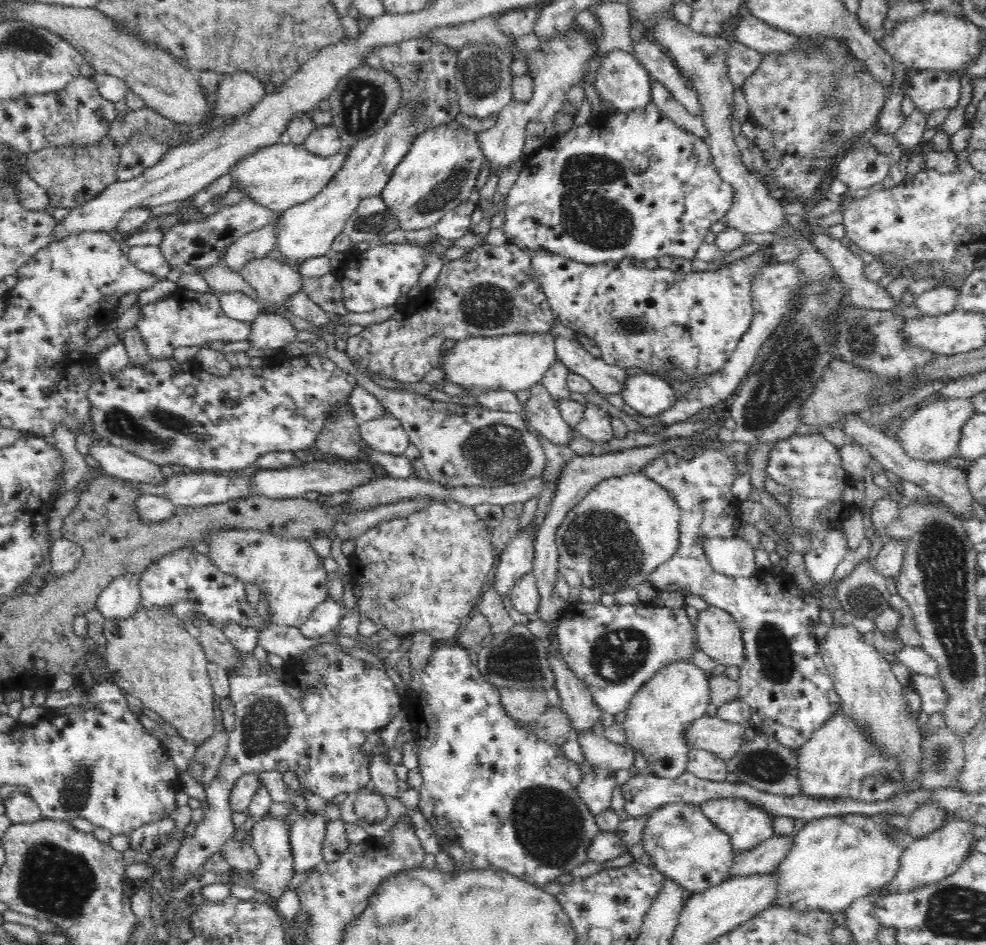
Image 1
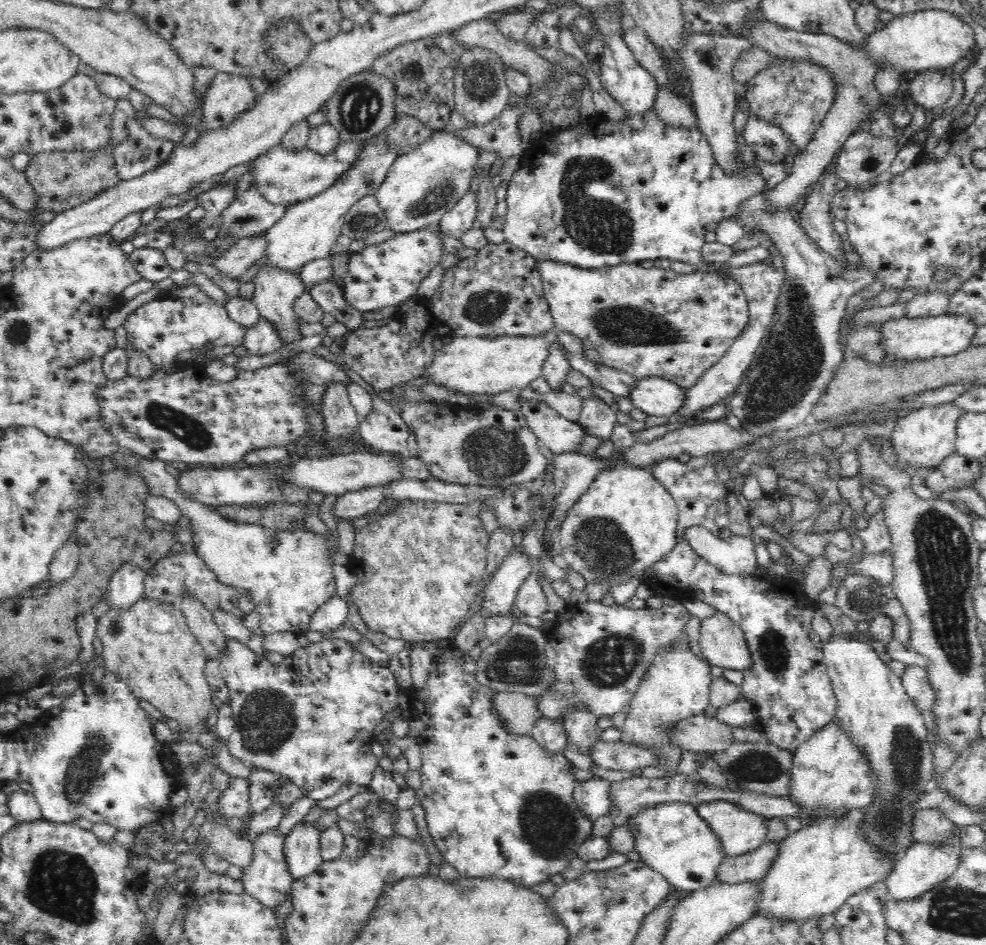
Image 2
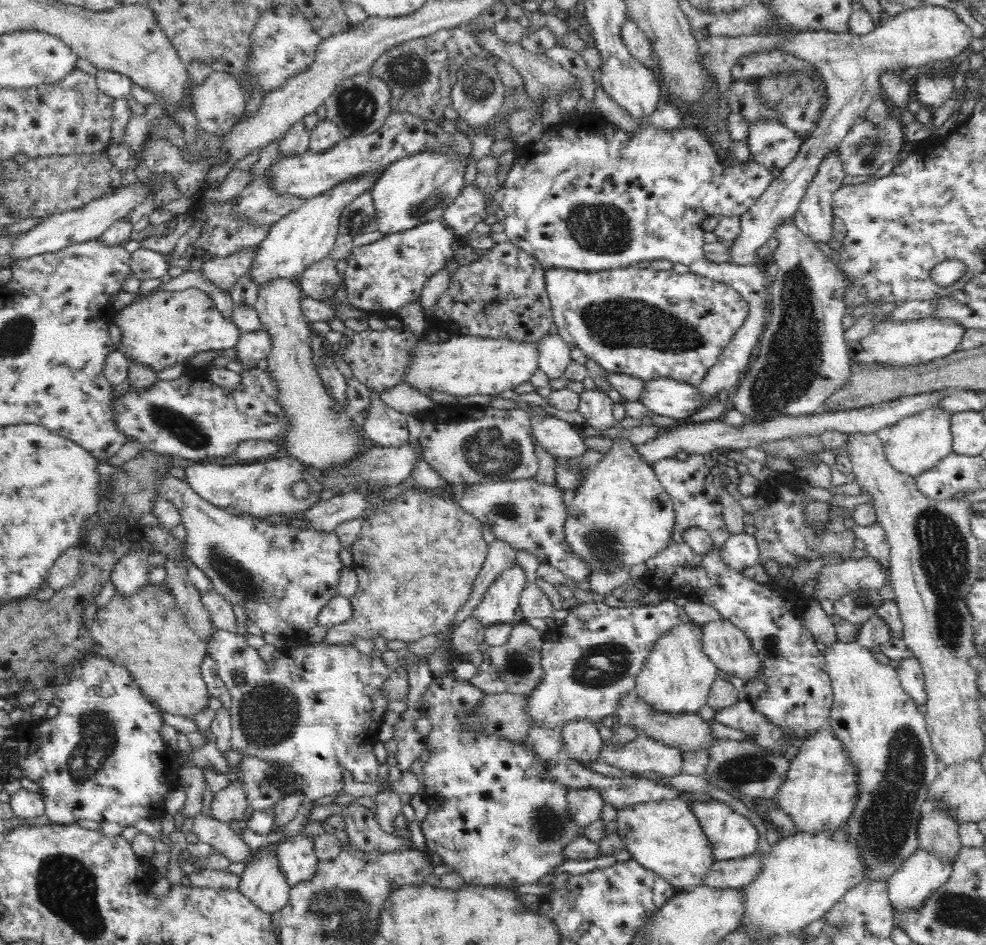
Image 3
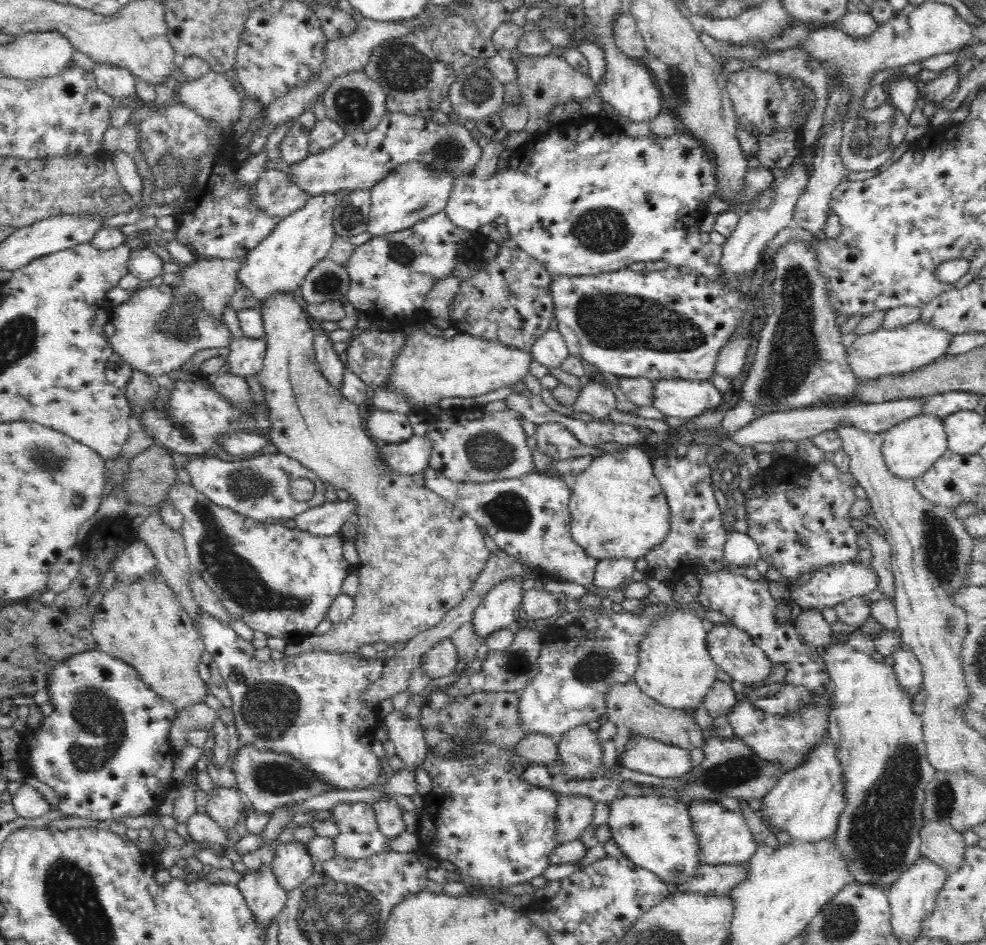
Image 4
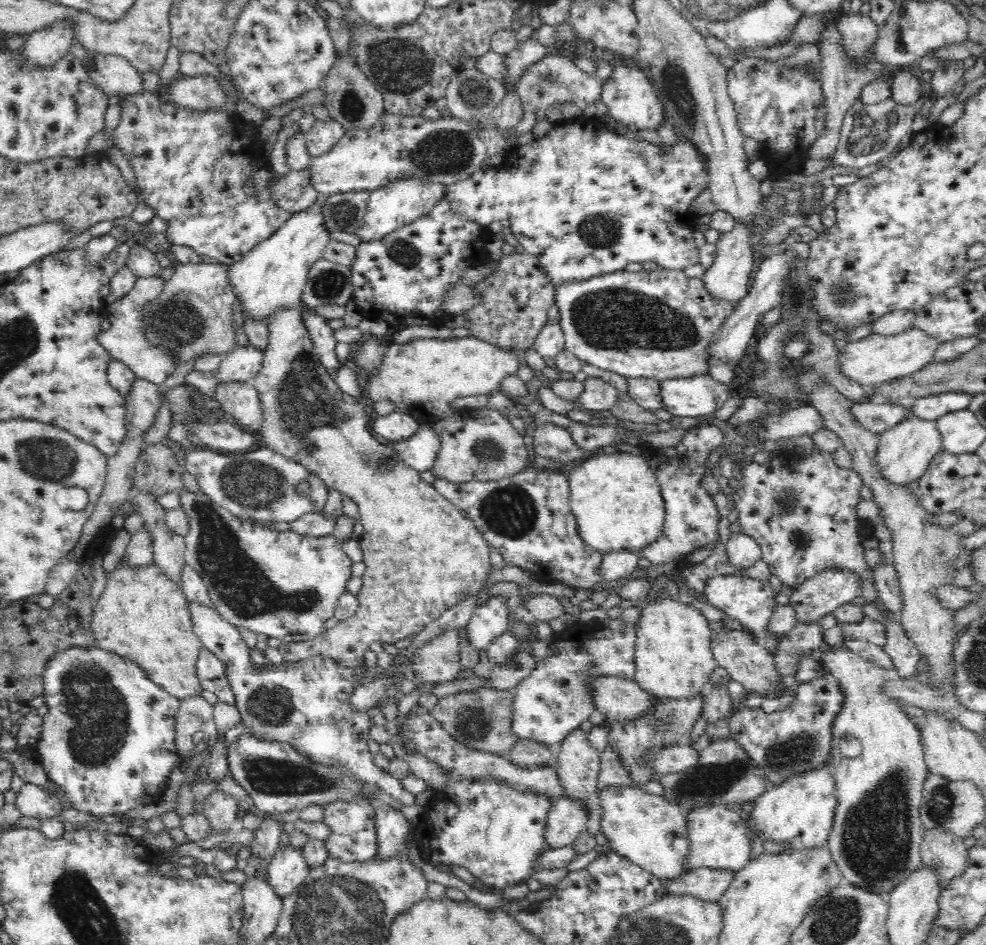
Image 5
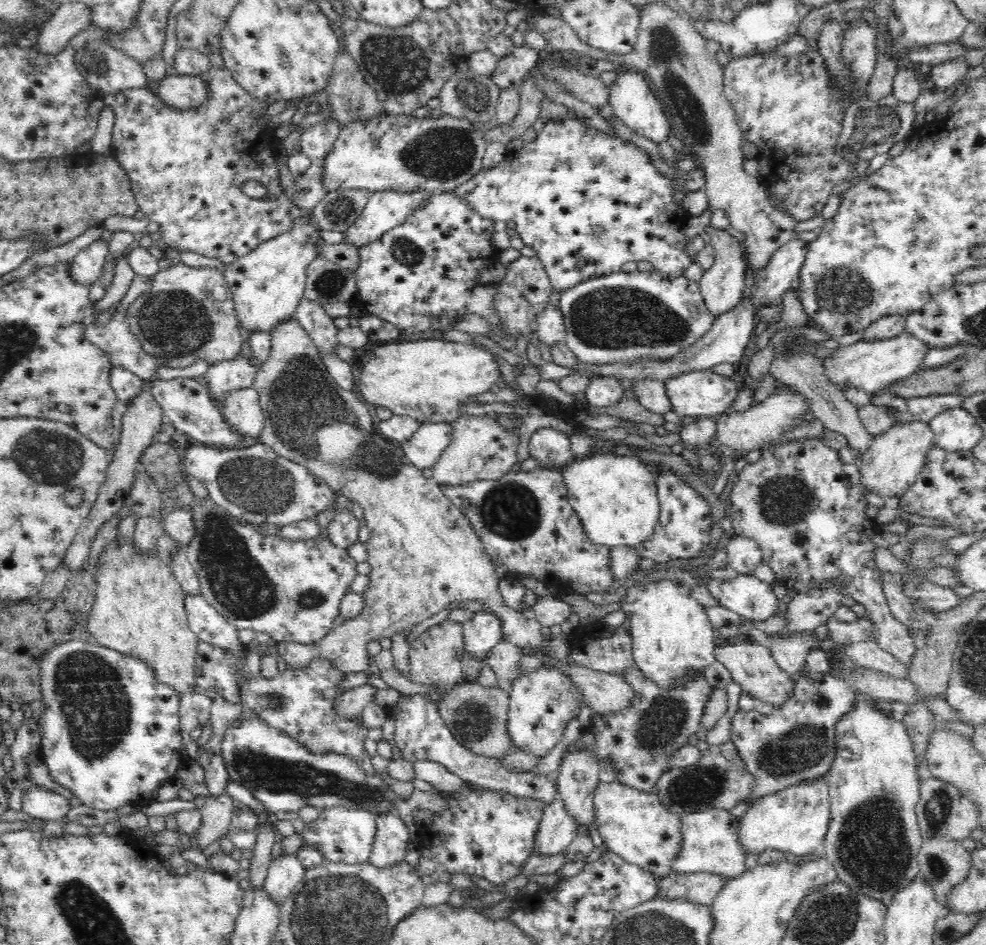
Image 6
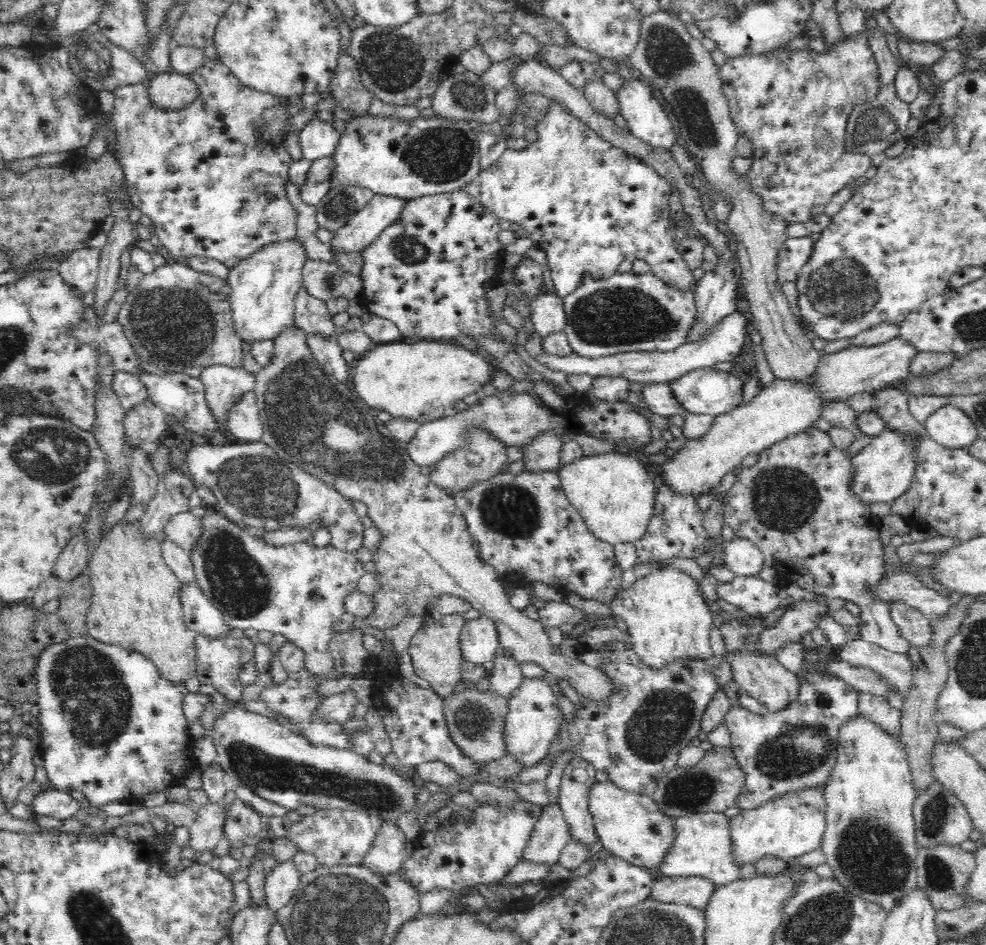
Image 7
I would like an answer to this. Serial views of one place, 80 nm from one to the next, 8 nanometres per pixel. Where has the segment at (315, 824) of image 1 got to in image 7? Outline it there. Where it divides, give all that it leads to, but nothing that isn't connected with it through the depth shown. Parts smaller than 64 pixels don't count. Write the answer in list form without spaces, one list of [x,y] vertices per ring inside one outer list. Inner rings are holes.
[[[291,860],[276,864],[264,881],[267,907],[274,913],[282,910],[296,894],[300,879],[301,874]]]

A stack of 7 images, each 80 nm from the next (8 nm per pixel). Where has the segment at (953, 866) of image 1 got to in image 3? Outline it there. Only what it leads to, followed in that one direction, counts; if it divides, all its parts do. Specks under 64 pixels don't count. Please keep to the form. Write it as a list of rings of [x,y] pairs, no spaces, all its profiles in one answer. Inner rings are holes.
[[[918,848],[894,876],[887,880],[887,891],[889,901],[892,903],[893,911],[897,916],[908,914],[908,912],[920,912],[927,904],[927,900],[935,892],[939,891],[941,886],[949,879],[953,865],[950,862],[944,862],[928,851]]]

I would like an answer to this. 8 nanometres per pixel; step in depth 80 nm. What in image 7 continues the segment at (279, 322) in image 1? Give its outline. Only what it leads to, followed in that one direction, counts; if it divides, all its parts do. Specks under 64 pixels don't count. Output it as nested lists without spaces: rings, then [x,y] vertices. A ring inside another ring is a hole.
[[[210,366],[199,379],[205,388],[205,399],[213,420],[222,431],[228,424],[228,412],[239,403],[246,392],[253,392],[255,375],[244,368]]]

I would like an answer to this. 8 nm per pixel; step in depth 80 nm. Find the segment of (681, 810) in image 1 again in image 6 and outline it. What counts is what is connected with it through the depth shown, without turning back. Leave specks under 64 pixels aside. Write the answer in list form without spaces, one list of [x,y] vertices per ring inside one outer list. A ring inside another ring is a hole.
[[[616,781],[599,782],[593,792],[593,811],[595,826],[608,850],[657,878],[671,873],[669,866],[682,840],[679,830],[682,815],[665,807],[656,794],[640,792]]]

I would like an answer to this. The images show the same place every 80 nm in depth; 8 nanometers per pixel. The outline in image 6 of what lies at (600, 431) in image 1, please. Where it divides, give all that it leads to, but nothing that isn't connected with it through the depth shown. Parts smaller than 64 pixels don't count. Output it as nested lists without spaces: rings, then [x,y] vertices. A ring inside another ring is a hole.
[[[591,376],[584,392],[586,405],[590,410],[618,404],[624,397],[624,387],[616,377]]]

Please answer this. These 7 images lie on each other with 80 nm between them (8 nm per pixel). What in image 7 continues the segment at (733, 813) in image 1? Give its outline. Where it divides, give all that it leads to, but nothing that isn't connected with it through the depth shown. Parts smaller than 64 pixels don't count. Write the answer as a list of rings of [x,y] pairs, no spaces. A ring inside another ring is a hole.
[[[721,812],[688,813],[673,820],[673,832],[676,833],[671,847],[665,852],[664,858],[656,868],[651,870],[655,877],[679,879],[697,876],[711,880],[716,887],[740,880],[741,869],[736,866],[731,855],[729,839],[729,820]]]

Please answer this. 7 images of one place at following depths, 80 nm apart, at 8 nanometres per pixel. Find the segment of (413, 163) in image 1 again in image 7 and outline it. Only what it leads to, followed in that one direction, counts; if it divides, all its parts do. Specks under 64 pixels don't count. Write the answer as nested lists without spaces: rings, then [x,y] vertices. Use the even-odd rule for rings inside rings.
[[[374,194],[364,209],[344,226],[333,231],[333,237],[328,242],[329,249],[333,254],[361,253],[380,236],[384,228],[398,221],[406,202],[402,198]]]

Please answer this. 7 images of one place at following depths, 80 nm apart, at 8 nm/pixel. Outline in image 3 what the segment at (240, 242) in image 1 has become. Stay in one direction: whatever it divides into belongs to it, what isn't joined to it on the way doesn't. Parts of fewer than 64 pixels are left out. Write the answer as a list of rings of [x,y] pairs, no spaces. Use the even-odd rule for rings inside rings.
[[[244,248],[232,256],[214,257],[195,265],[194,268],[199,268],[202,278],[214,284],[216,288],[220,288],[222,292],[230,292],[238,282],[238,278],[249,270],[256,249]]]

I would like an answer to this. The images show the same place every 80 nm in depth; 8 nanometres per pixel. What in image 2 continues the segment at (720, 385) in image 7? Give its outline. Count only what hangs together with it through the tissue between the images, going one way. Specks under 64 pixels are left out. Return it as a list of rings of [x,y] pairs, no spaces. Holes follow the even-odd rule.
[[[662,377],[640,378],[630,394],[636,408],[650,416],[672,419],[686,404],[687,388]]]

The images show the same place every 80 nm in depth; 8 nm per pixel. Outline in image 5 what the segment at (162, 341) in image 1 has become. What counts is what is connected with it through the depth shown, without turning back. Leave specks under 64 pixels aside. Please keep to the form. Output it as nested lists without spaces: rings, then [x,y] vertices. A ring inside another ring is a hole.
[[[160,275],[151,277],[137,277],[134,288],[121,298],[106,306],[105,317],[110,321],[108,330],[99,330],[95,338],[113,360],[125,364],[136,376],[152,384],[162,386],[166,377],[176,368],[172,352],[150,346],[143,333],[141,323],[141,306],[148,301],[153,301],[161,291],[163,280]]]

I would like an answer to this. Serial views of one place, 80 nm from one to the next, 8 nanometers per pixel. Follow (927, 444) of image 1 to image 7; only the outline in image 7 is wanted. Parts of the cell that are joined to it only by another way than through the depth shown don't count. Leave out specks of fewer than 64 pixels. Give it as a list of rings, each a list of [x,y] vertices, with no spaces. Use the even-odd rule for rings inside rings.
[[[884,429],[852,456],[851,467],[852,478],[849,489],[857,500],[866,504],[876,504],[876,502],[892,504],[910,488],[914,476],[915,455],[911,440]]]

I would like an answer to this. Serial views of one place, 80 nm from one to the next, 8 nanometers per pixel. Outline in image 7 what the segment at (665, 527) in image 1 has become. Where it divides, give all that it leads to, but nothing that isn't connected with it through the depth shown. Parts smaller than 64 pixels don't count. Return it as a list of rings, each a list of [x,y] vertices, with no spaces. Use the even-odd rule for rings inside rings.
[[[613,450],[610,453],[583,456],[560,466],[556,471],[567,499],[580,511],[594,536],[616,545],[638,540],[646,532],[652,516],[654,482],[644,466],[640,459]]]

